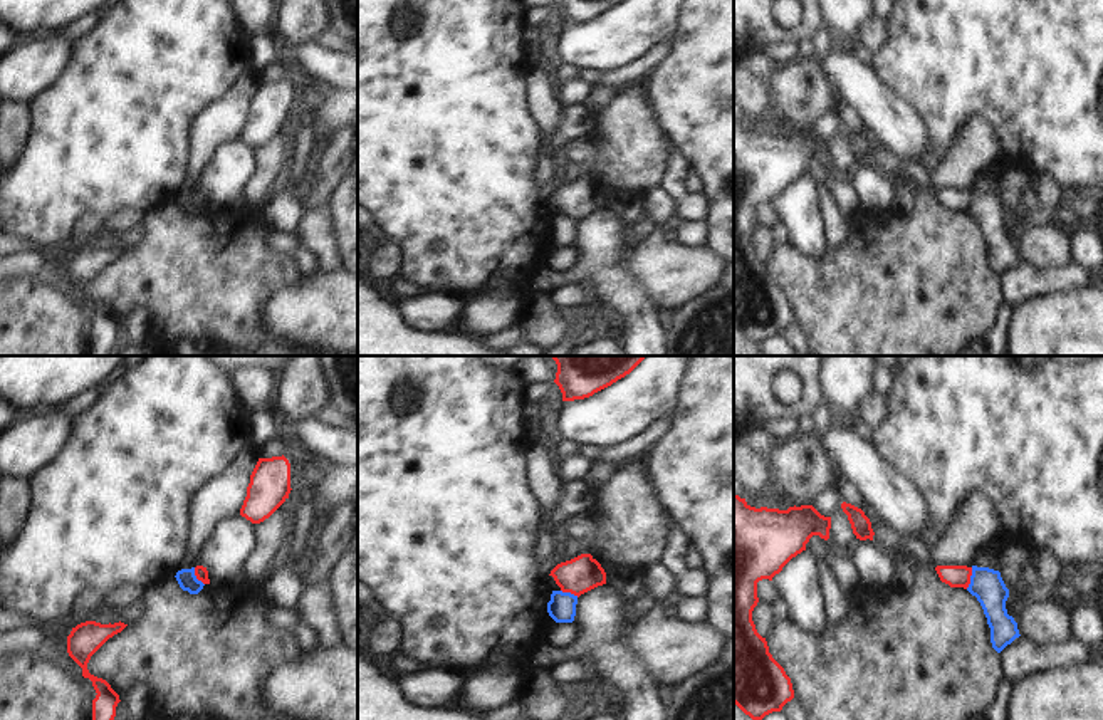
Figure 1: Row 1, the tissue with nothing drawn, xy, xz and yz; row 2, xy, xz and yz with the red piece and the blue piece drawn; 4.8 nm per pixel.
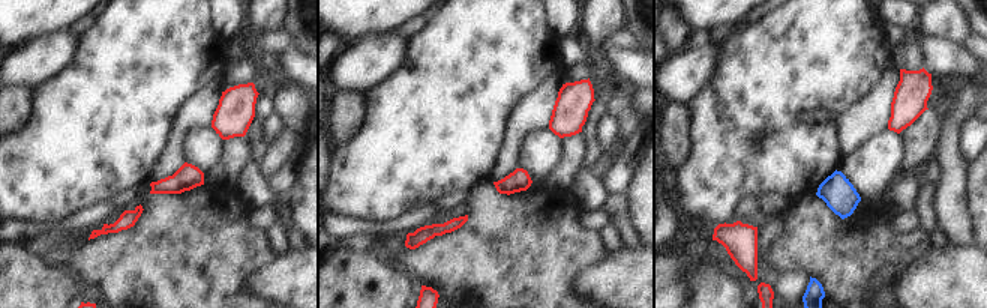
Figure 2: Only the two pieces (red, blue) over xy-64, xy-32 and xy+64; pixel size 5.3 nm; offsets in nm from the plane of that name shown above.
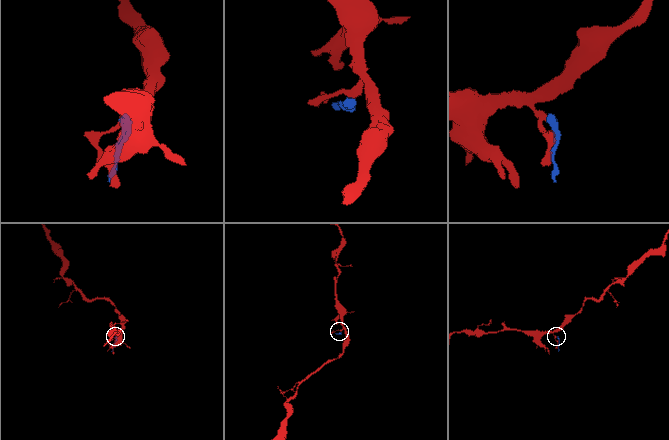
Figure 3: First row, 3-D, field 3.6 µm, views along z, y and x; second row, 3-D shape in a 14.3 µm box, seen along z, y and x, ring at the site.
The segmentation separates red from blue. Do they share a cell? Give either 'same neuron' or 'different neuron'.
different neuron

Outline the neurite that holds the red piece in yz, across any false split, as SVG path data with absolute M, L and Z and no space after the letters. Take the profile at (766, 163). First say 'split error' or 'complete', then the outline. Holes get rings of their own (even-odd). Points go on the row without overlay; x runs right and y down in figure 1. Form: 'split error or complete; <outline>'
complete; M734 117L734 327L755 346L781 336L794 322L791 302L772 282L766 262L752 245L759 227L757 206L772 205L792 181L806 175L813 159L828 164L829 153L831 141L821 139L813 129L794 129L787 134L755 133Z

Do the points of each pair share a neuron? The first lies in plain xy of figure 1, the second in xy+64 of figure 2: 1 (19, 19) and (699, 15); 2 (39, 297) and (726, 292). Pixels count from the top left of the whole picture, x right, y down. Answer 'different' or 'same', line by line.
1: same
2: same

